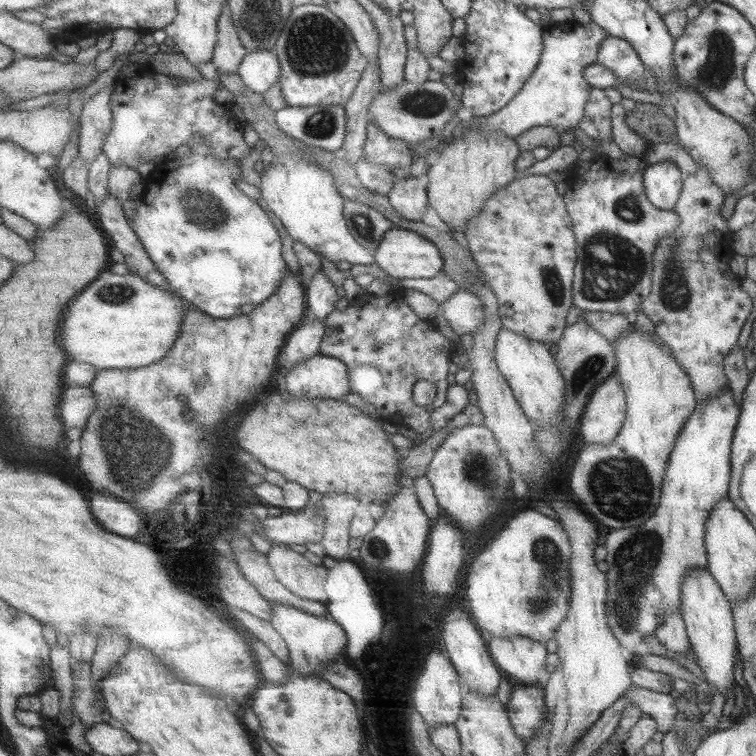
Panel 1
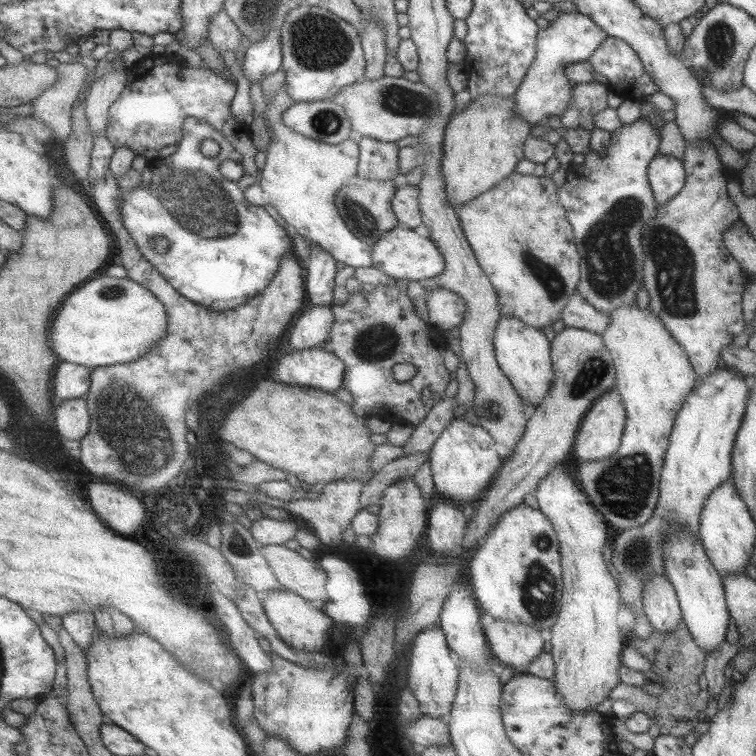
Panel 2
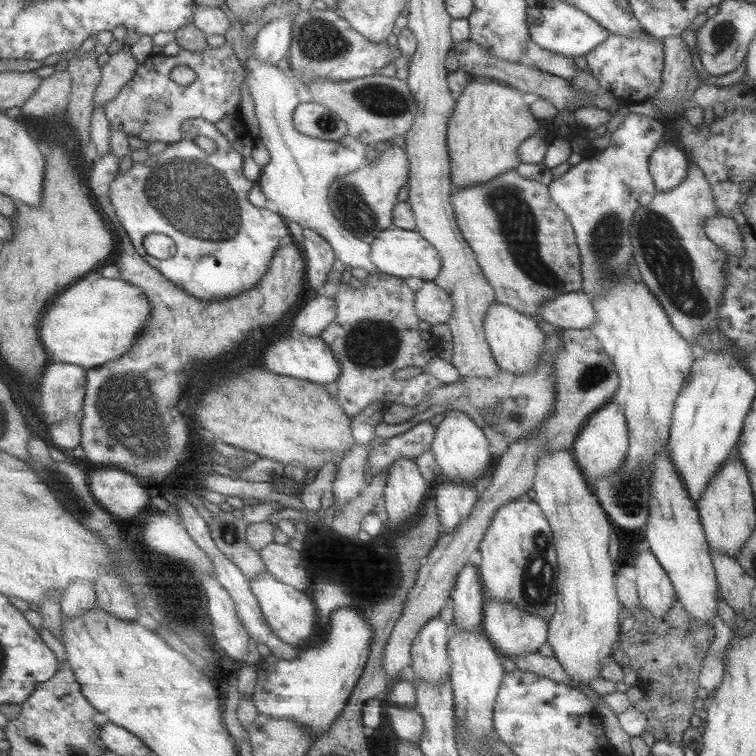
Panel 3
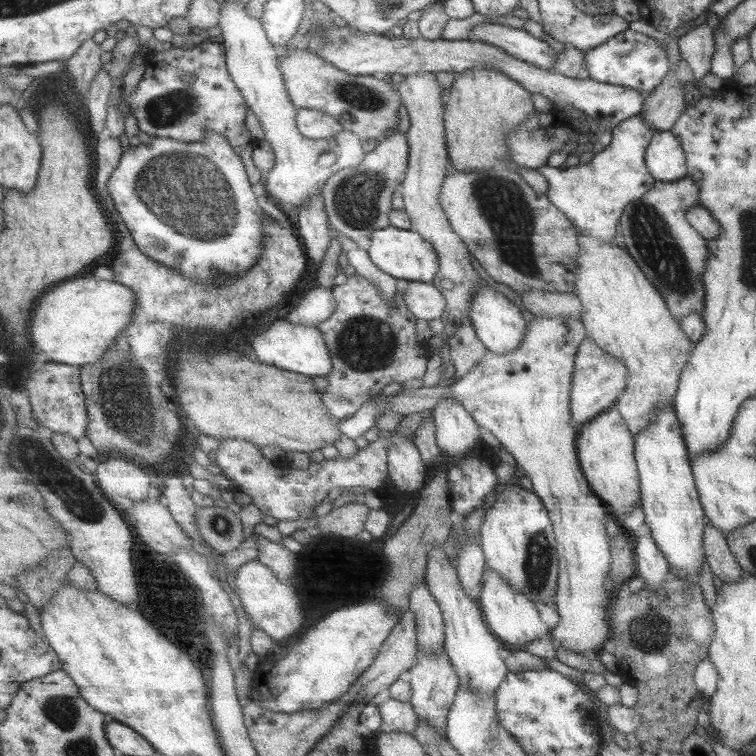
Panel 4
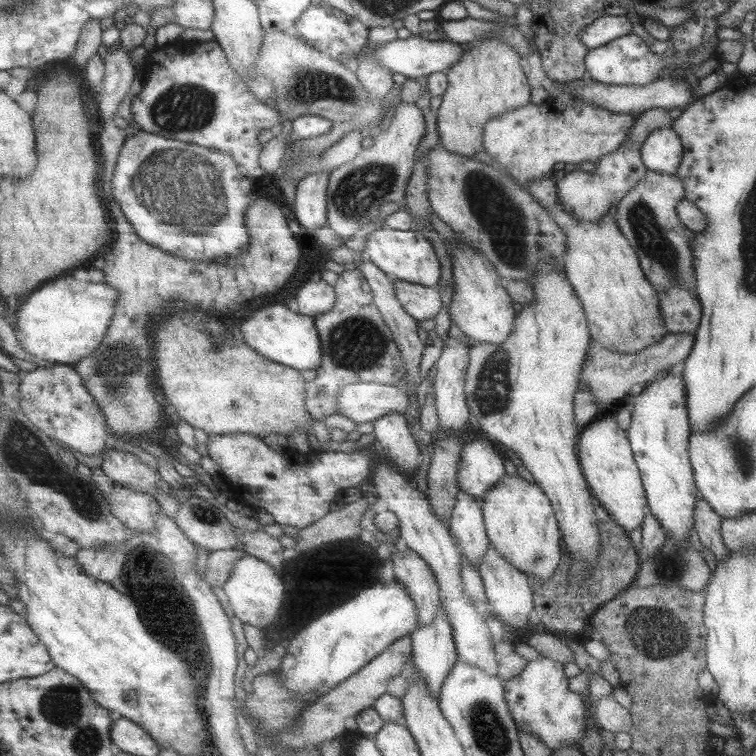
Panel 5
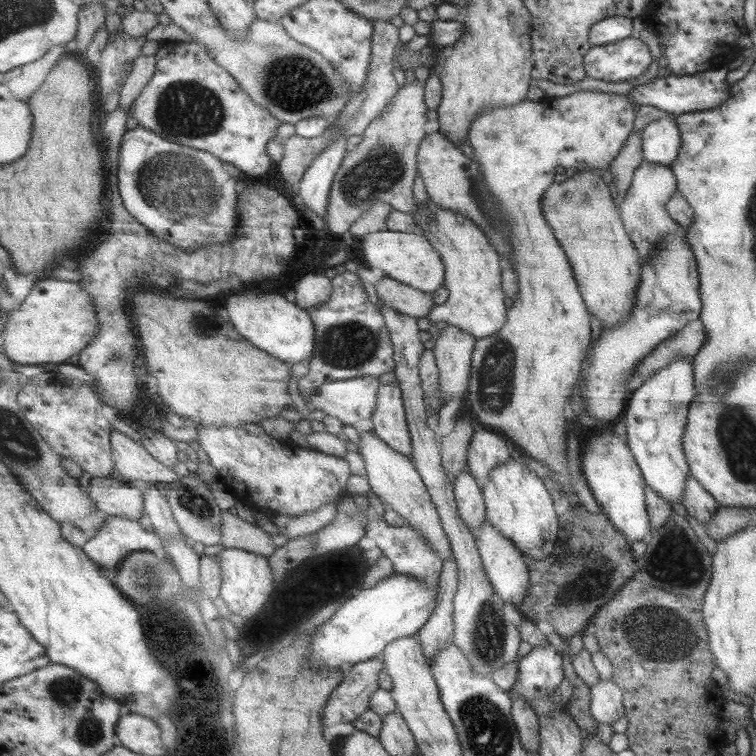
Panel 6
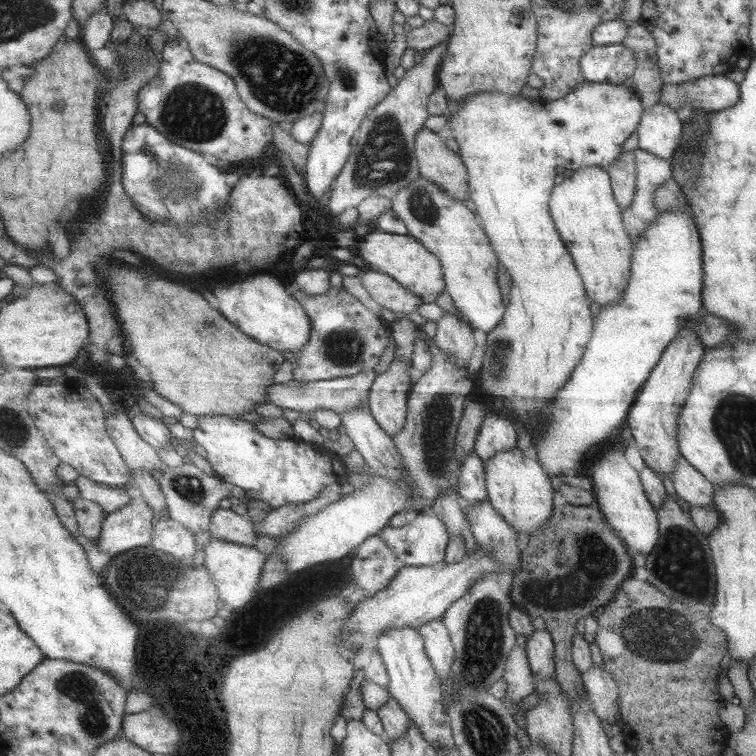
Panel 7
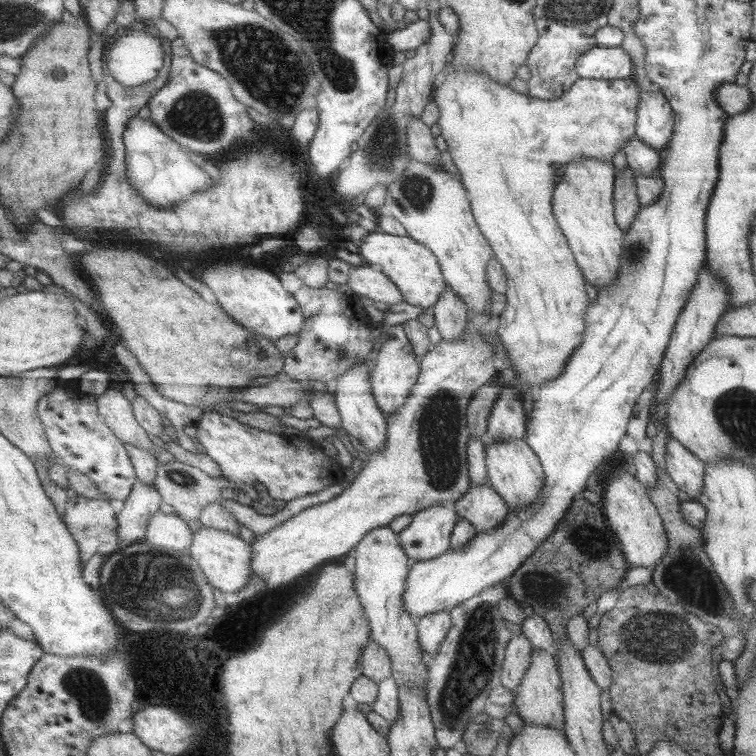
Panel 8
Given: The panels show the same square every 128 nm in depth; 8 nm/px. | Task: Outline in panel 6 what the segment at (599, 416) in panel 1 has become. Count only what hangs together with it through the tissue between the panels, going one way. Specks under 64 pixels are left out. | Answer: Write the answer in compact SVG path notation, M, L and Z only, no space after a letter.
M605 428L590 436L589 444L583 448L580 471L600 512L607 516L629 544L635 540L646 540L645 536L651 535L644 501L644 480L626 442L614 430Z

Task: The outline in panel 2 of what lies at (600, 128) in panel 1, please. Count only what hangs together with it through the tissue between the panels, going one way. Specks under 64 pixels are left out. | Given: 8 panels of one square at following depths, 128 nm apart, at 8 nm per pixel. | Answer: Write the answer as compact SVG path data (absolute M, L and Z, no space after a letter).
M597 81L574 83L571 101L561 113L562 127L593 131L593 115L607 107L605 98L609 91L608 85Z

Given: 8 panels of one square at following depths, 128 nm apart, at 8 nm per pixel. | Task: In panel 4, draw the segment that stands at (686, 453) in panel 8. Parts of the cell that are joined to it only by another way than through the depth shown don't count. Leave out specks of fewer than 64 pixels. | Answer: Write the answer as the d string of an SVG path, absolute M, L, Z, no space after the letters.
M705 522L703 527L703 550L705 559L712 572L722 583L737 581L743 570L728 548L726 537L711 523Z

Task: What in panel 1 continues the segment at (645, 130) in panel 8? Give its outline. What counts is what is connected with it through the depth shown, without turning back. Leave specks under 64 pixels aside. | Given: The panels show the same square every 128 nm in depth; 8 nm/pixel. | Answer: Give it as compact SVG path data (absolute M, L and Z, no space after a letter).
M673 161L646 165L643 172L643 190L647 200L661 210L672 210L679 198L683 176Z

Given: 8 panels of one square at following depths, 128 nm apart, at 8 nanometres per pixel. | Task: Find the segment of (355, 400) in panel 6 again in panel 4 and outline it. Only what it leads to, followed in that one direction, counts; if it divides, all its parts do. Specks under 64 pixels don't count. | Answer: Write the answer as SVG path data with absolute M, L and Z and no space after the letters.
M535 317L528 323L527 328L524 331L525 336L521 338L520 344L508 354L502 356L495 352L489 351L484 357L484 360L480 361L480 364L473 368L473 371L469 372L465 377L459 378L459 381L451 388L447 384L444 387L431 386L431 387L419 387L407 388L402 387L400 392L390 398L382 398L384 402L380 402L378 406L385 412L395 412L401 414L403 417L410 416L411 414L420 413L427 410L435 410L438 404L446 398L456 398L459 400L468 412L472 413L473 418L478 422L481 427L488 429L501 443L501 445L511 454L514 458L518 468L522 471L523 476L529 479L531 482L531 490L533 493L540 497L541 503L544 504L547 509L549 520L552 521L552 530L555 532L556 537L556 553L560 556L560 580L556 583L556 592L553 596L553 601L556 604L556 610L559 615L559 621L550 629L549 635L552 638L552 642L556 643L565 649L574 652L587 655L589 653L599 652L599 649L603 647L603 641L609 638L609 622L606 619L606 611L608 610L609 603L613 599L612 592L606 587L607 571L610 567L611 555L609 550L608 533L605 532L605 515L609 514L607 507L602 500L597 497L591 490L590 486L585 481L583 474L578 464L577 451L575 450L575 438L579 431L579 426L573 426L571 423L572 412L570 412L570 392L572 391L572 377L574 359L577 353L577 348L582 344L582 341L586 338L586 331L584 330L583 323L575 317Z

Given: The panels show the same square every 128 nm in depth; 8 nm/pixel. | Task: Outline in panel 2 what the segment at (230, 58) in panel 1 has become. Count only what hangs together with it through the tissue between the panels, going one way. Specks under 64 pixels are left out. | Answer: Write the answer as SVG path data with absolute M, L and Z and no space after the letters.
M223 10L213 16L209 39L217 47L219 53L223 54L224 50L231 50L236 54L239 48L241 48L243 35L236 21L232 19L232 16L229 16L227 11Z

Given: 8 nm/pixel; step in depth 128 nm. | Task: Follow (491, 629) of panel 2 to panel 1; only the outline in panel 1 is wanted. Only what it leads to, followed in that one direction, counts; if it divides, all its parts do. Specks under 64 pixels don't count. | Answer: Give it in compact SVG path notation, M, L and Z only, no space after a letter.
M525 636L489 637L488 645L495 662L510 683L539 683L540 676L545 672L545 657L548 653L541 641Z

